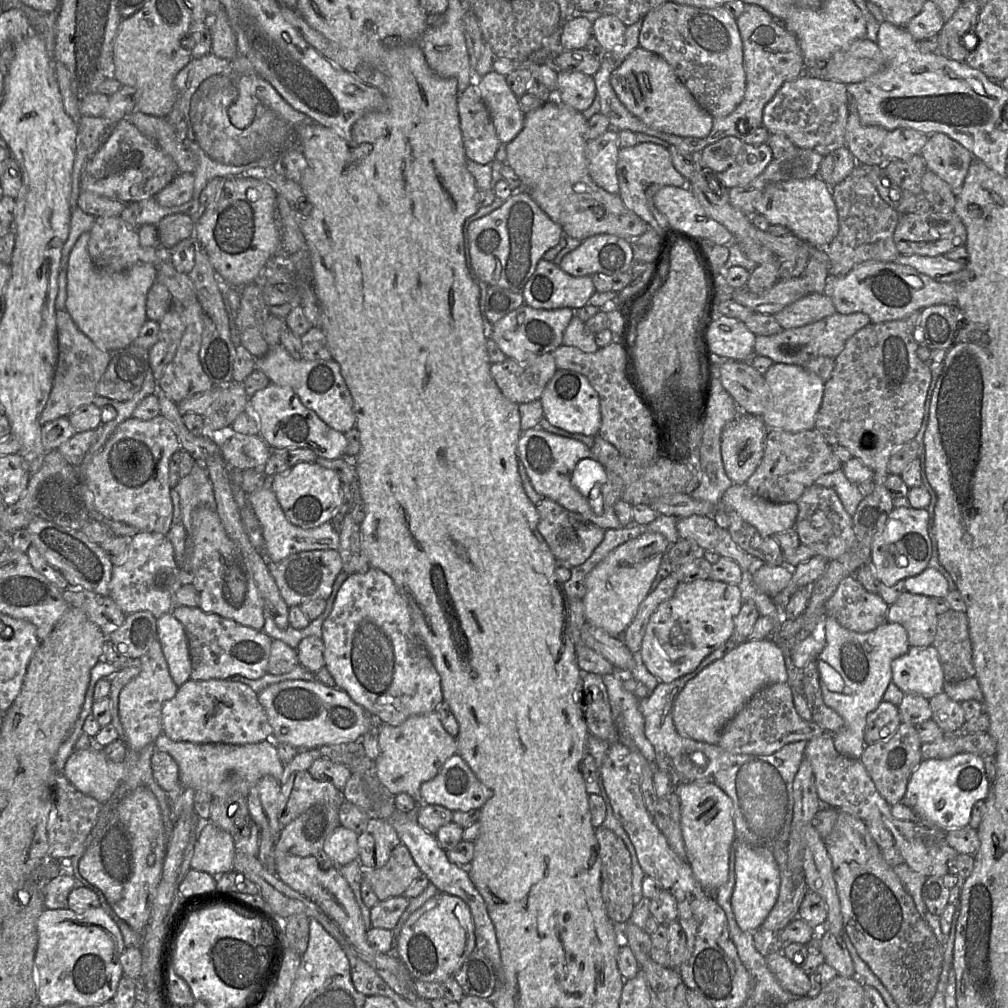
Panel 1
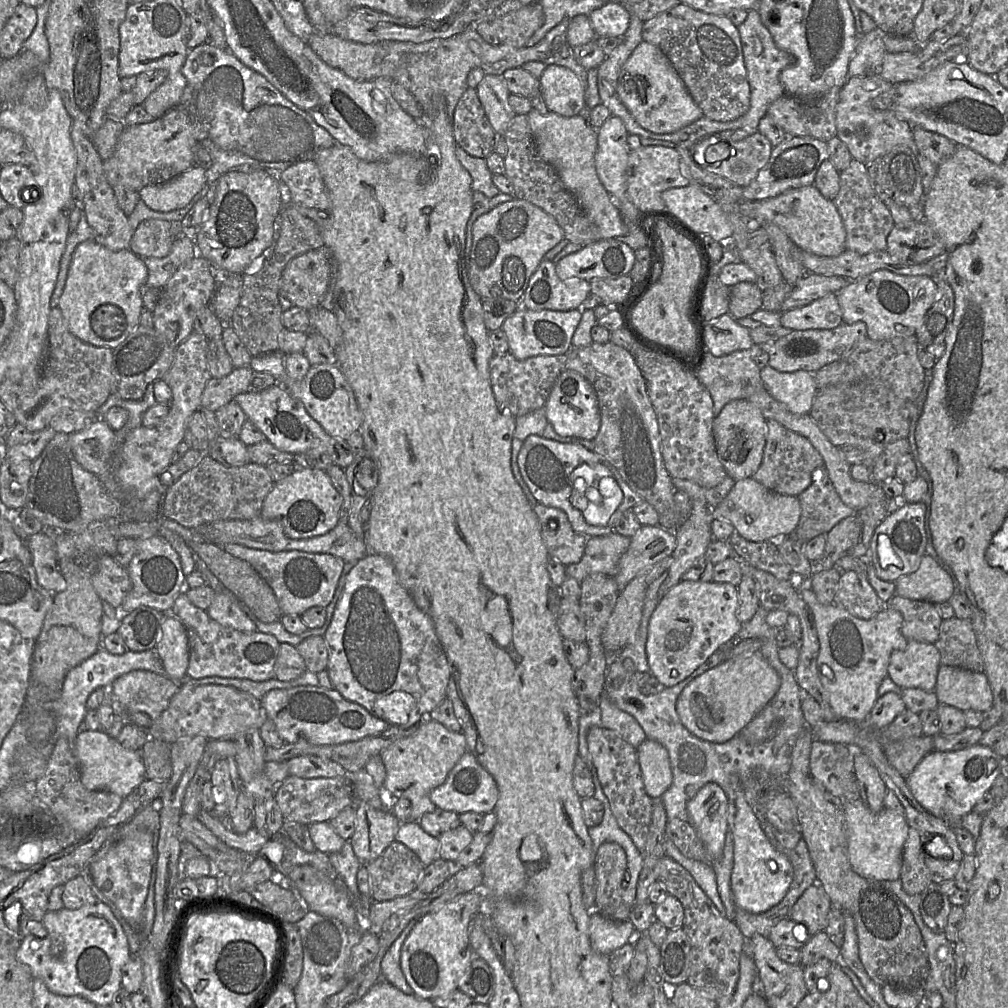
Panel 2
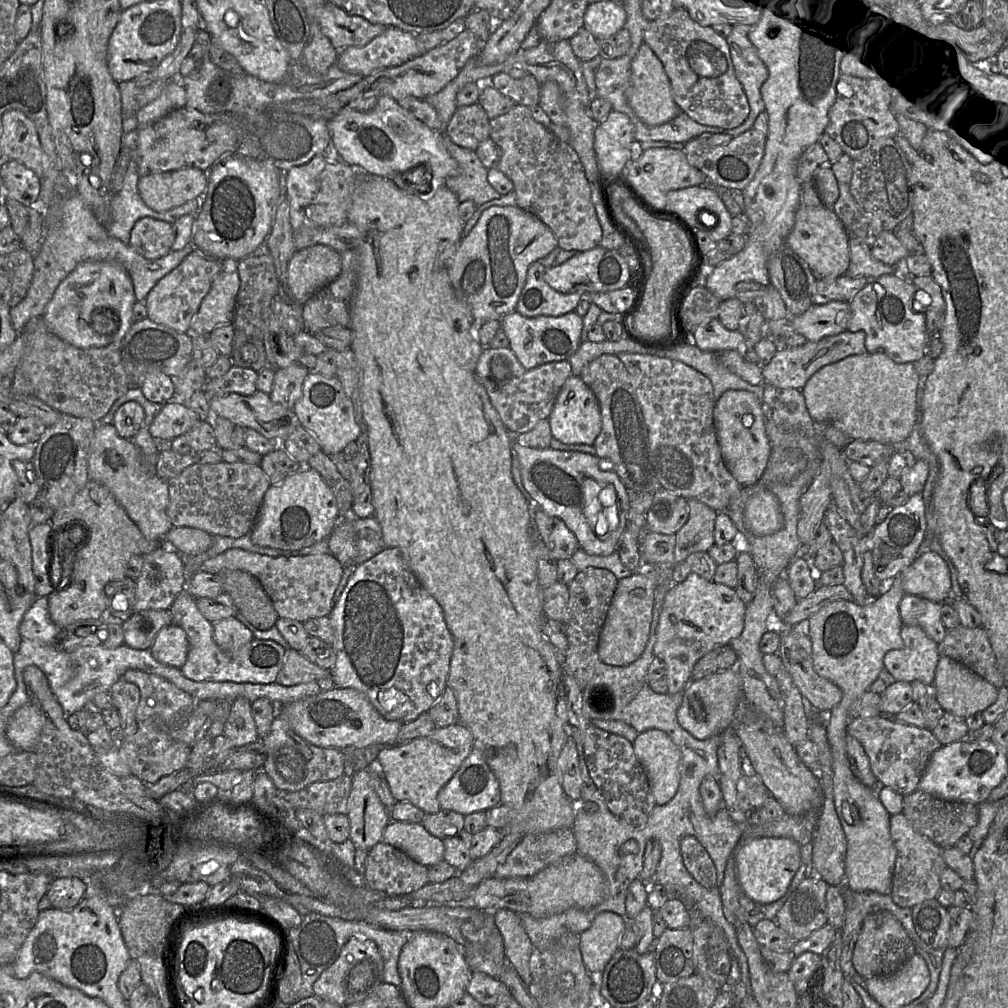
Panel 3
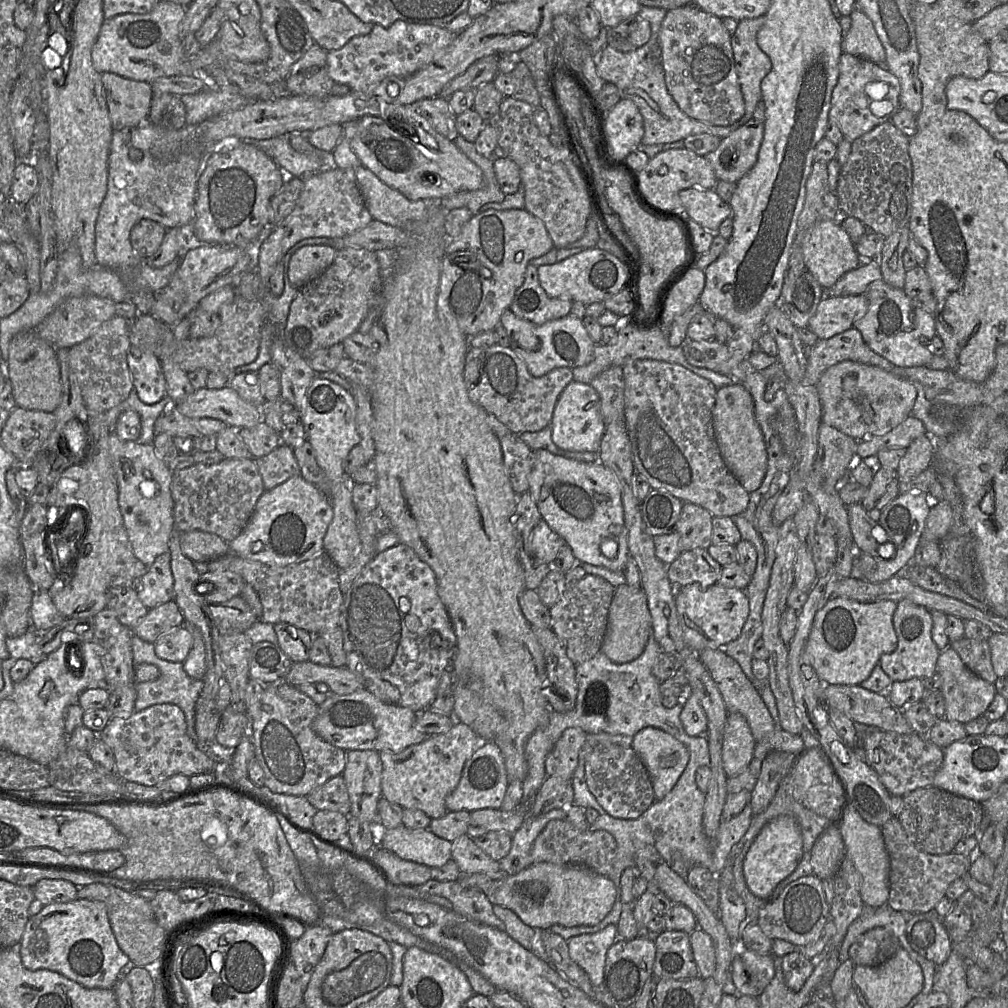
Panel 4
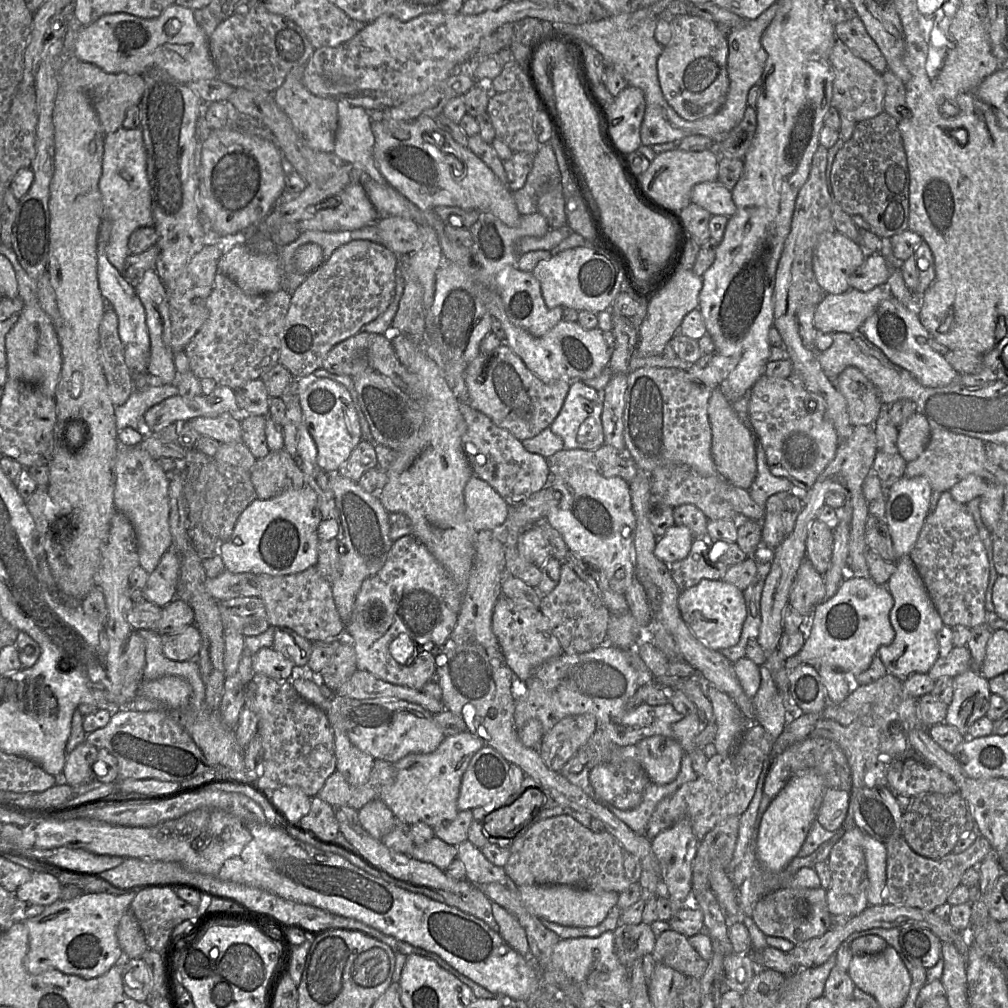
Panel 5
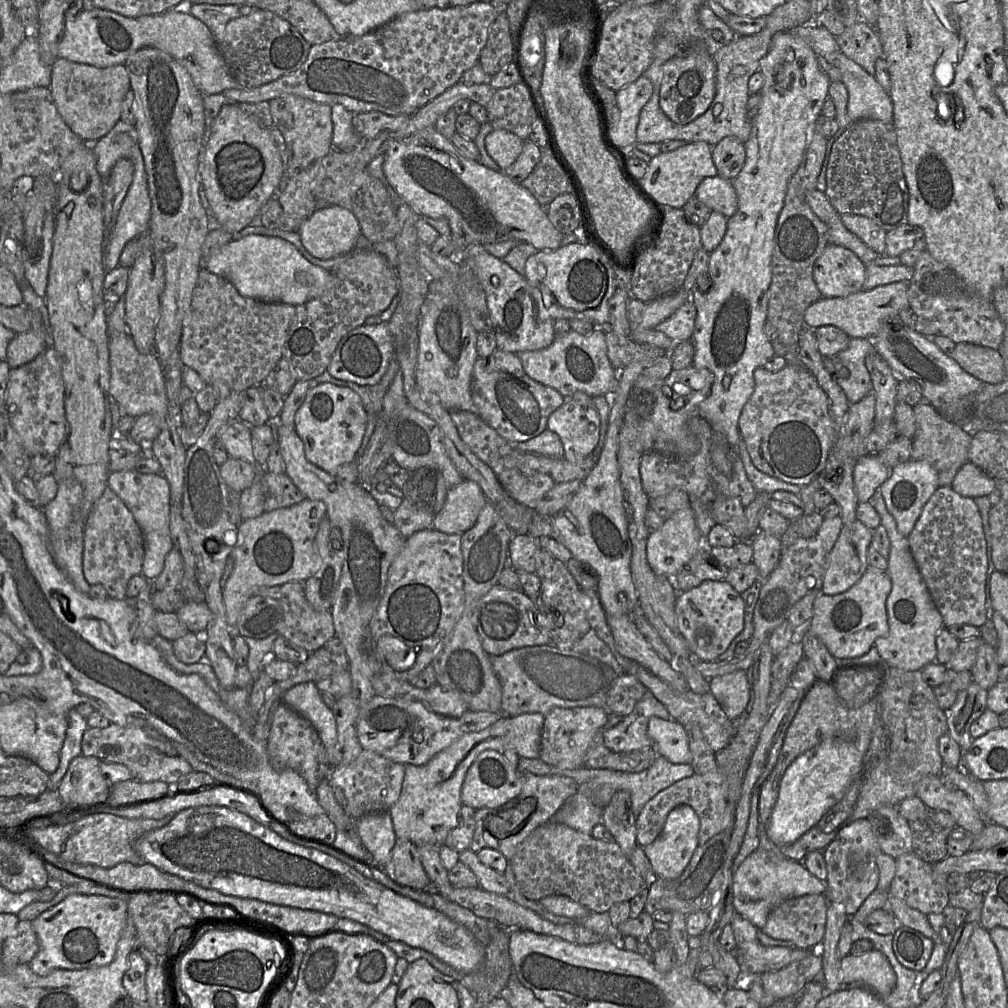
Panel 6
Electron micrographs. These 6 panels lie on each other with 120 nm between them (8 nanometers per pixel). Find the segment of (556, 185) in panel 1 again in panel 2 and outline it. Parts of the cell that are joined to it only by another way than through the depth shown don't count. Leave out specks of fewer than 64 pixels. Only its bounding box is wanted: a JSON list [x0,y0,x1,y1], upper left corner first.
[527,108,629,241]

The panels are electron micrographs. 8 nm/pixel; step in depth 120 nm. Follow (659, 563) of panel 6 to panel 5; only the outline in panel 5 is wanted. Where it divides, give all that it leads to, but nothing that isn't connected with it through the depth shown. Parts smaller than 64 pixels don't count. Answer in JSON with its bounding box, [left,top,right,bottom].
[654,524,694,565]

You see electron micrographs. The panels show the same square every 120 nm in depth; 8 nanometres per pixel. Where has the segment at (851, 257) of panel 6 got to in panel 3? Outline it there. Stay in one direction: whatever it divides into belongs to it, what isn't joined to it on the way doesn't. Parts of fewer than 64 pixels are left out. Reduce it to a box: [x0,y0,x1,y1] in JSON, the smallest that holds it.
[786,205,849,278]

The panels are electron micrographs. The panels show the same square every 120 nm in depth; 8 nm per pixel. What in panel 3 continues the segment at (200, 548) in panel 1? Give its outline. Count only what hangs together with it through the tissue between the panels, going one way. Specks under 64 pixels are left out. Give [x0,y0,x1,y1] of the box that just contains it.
[213,617,255,653]

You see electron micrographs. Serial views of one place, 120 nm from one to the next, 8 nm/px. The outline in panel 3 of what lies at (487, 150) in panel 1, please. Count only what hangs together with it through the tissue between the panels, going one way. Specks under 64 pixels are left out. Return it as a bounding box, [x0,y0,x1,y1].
[443,102,490,151]

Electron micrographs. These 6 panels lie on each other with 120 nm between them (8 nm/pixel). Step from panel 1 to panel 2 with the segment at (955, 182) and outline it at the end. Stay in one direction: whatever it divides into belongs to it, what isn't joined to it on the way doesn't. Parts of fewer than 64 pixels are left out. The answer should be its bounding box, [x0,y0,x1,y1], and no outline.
[913,127,956,166]

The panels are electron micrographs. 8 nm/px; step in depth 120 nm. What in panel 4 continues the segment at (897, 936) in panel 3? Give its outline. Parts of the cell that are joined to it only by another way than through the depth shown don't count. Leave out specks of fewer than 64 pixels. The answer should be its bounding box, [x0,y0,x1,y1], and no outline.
[848,927,900,966]

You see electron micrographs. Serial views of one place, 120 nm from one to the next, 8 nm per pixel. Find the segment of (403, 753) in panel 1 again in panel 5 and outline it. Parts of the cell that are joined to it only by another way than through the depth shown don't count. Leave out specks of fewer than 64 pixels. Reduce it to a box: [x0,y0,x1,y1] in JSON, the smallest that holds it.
[379,731,485,828]

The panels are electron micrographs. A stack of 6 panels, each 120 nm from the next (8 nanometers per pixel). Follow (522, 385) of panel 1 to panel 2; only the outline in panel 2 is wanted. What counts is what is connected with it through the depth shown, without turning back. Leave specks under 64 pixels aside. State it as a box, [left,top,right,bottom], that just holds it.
[490,351,567,417]

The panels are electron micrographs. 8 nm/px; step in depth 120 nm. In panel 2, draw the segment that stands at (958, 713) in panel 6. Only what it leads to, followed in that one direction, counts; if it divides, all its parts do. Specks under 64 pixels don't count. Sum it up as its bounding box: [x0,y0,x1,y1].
[934,665,993,712]

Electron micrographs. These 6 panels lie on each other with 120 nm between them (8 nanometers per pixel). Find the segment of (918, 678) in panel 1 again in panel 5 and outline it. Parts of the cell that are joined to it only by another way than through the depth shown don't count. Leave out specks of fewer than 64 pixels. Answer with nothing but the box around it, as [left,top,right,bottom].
[877,556,944,679]

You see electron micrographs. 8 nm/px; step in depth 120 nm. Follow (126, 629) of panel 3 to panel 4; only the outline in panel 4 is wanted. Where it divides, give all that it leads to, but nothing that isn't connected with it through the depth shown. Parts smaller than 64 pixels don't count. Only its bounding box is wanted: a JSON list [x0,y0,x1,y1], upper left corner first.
[131,600,184,643]

